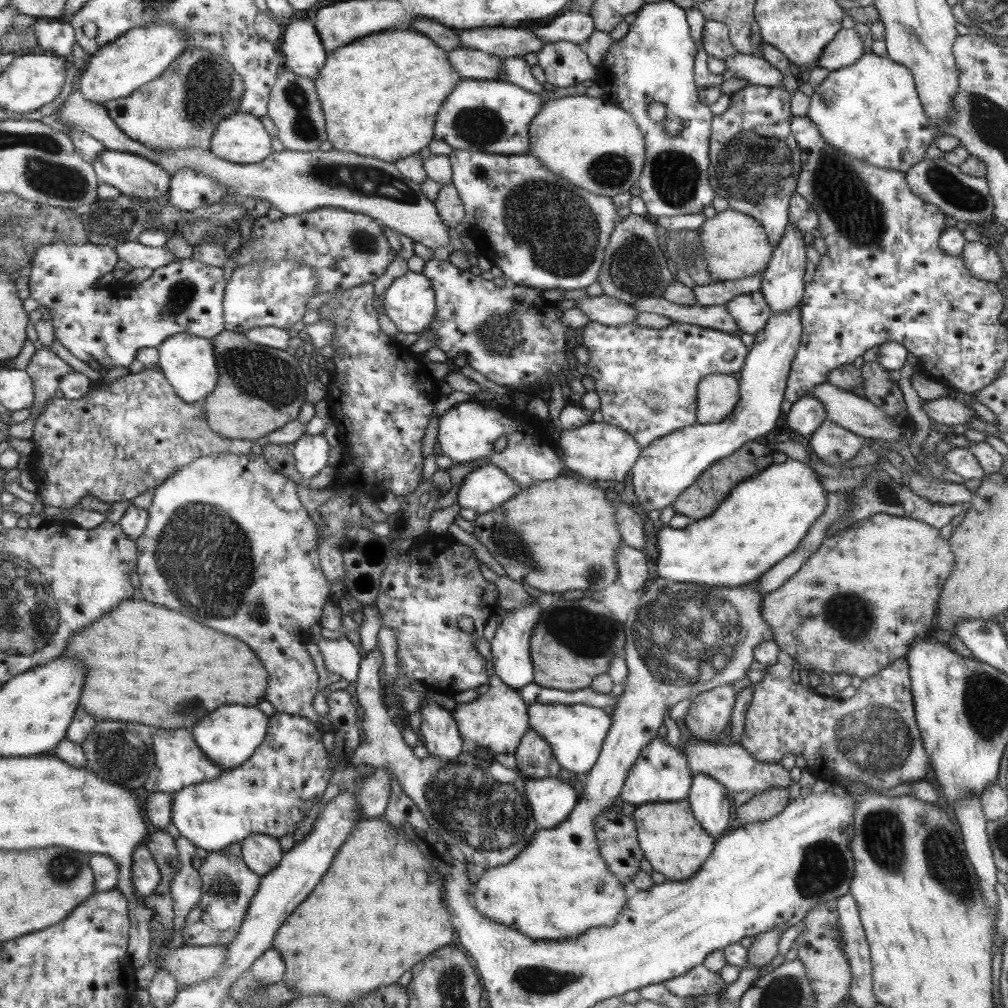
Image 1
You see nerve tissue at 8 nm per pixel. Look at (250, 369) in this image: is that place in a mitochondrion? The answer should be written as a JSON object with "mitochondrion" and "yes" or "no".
{"mitochondrion":"yes"}

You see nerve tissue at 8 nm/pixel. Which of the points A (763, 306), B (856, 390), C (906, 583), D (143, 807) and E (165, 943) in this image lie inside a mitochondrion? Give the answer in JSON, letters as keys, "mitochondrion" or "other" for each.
{"A":"other","B":"other","C":"other","D":"other","E":"other"}

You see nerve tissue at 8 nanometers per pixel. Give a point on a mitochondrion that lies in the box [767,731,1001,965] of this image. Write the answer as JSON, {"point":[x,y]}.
{"point":[944,861]}

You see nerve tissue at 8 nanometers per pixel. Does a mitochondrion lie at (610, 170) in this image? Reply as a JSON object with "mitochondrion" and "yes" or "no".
{"mitochondrion":"yes"}

